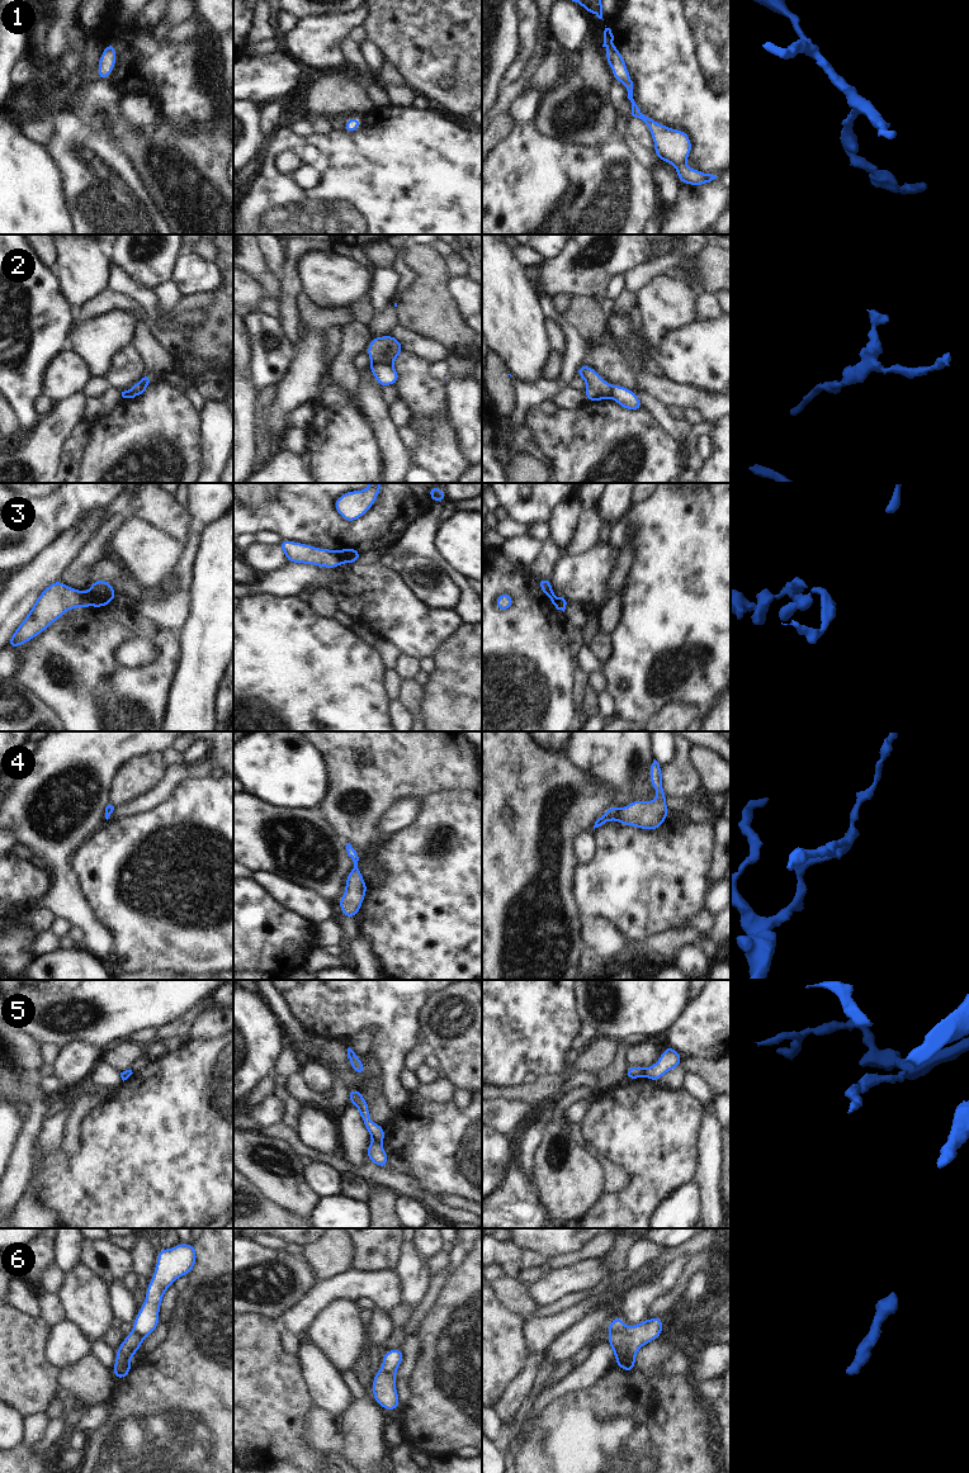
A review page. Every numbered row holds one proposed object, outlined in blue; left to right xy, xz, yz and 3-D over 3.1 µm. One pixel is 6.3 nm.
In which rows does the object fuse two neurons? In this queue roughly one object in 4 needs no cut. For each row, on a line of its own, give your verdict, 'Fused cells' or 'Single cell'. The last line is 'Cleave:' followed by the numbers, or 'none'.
1: Single cell
2: Fused cells
3: Fused cells
4: Fused cells
5: Fused cells
6: Fused cells
Cleave: 2, 3, 4, 5, 6

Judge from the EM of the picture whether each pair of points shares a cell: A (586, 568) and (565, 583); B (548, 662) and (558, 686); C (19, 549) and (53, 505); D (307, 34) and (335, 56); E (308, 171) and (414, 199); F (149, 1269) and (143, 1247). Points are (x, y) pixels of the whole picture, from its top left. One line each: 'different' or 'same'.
A: same
B: same
C: same
D: same
E: same
F: same

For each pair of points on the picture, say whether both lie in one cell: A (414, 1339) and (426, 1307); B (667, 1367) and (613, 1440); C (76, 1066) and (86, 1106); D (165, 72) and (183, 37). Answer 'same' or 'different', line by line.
A: same
B: different
C: different
D: different

